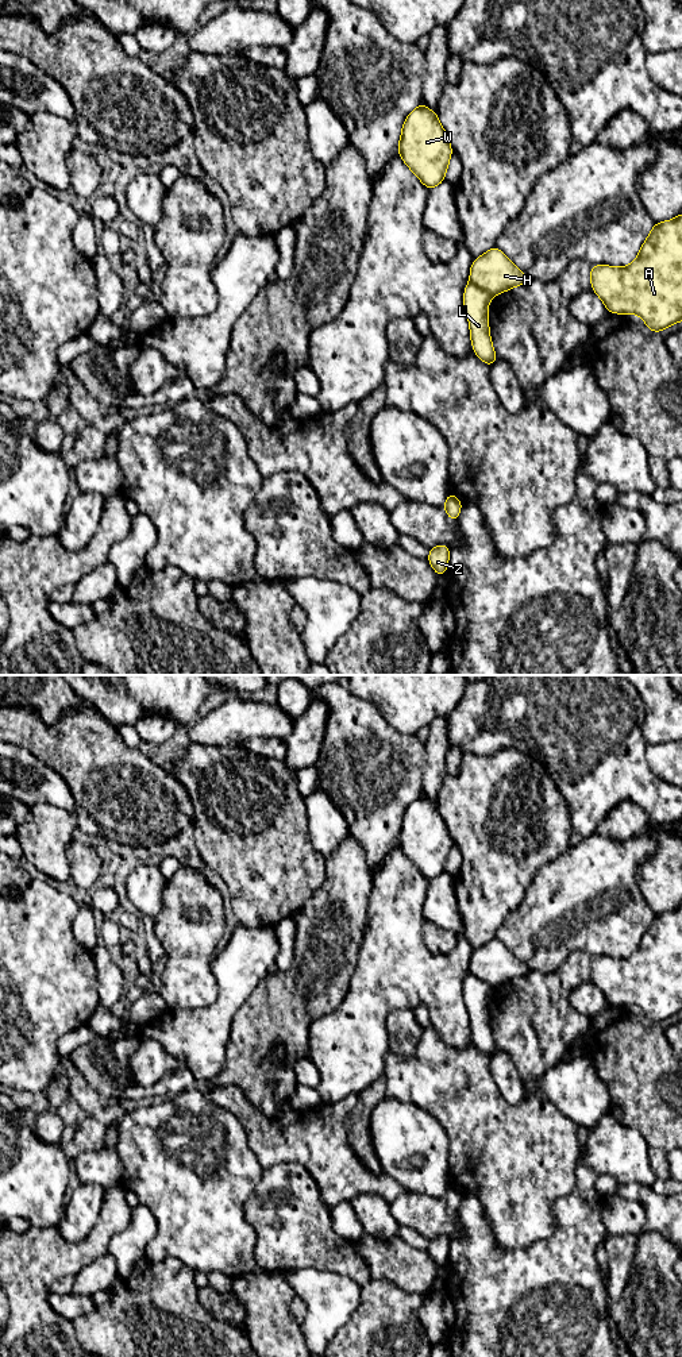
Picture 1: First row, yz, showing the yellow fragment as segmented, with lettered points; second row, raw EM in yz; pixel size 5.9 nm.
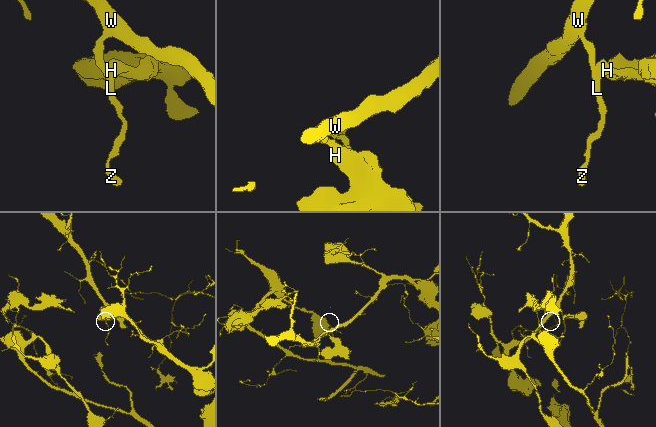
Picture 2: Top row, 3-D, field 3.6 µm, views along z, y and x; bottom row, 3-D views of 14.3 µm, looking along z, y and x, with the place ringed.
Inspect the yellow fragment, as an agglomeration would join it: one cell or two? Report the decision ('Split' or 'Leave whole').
Split

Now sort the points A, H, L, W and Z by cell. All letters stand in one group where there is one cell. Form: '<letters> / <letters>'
A H / L W Z

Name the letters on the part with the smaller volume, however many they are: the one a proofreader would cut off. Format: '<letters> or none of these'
A, H

